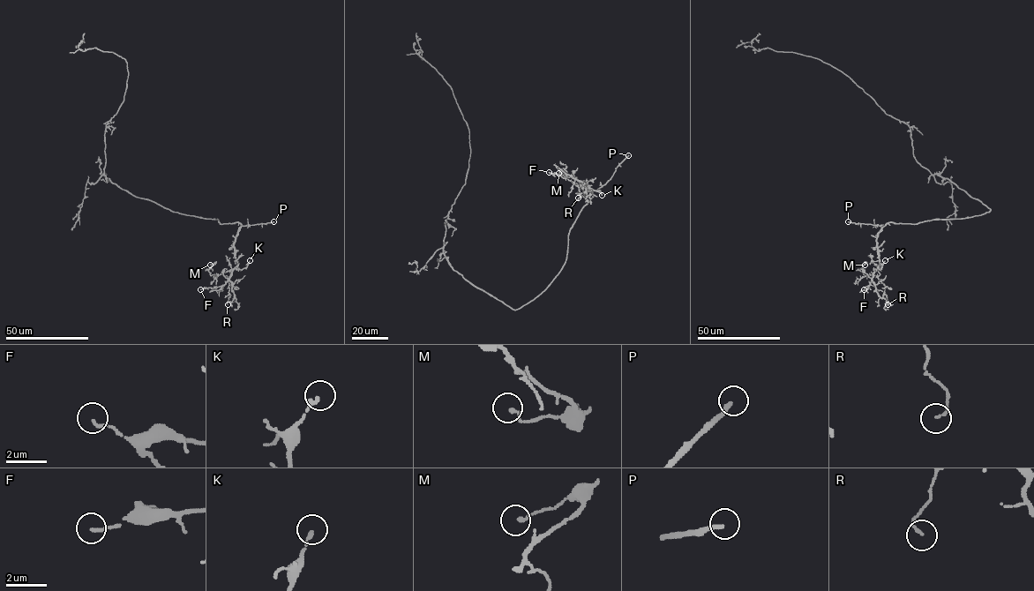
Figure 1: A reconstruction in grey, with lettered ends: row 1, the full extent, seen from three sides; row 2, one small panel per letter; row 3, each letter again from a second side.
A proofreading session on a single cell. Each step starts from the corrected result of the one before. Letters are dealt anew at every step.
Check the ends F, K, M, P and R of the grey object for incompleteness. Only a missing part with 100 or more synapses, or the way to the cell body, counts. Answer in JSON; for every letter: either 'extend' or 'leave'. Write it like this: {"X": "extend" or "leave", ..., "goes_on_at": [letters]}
{"F": "leave", "K": "leave", "M": "leave", "P": "extend", "R": "leave", "goes_on_at": ["P"]}

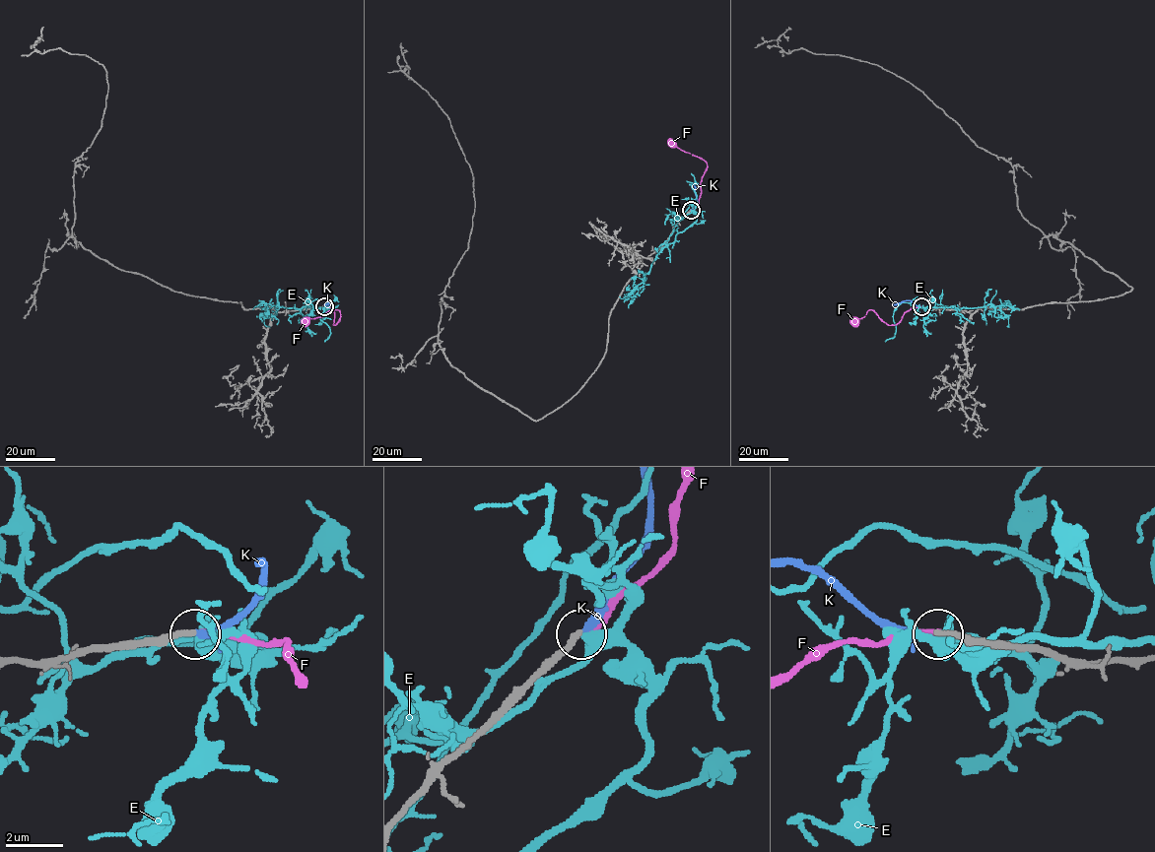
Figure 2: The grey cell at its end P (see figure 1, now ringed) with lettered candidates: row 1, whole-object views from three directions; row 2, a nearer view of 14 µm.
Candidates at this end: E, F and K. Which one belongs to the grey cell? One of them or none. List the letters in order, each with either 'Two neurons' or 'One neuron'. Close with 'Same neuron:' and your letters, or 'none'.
E: Two neurons
F: Two neurons
K: One neuron
Same neuron: K

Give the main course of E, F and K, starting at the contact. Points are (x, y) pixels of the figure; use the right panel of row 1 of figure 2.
E: (921, 306), (954, 306), (957, 309), (918, 297), (902, 302), (893, 312), (895, 334), (885, 341)
F: (921, 306), (912, 307), (895, 324), (883, 322), (872, 309), (855, 323)
K: (921, 306), (910, 300), (893, 304)

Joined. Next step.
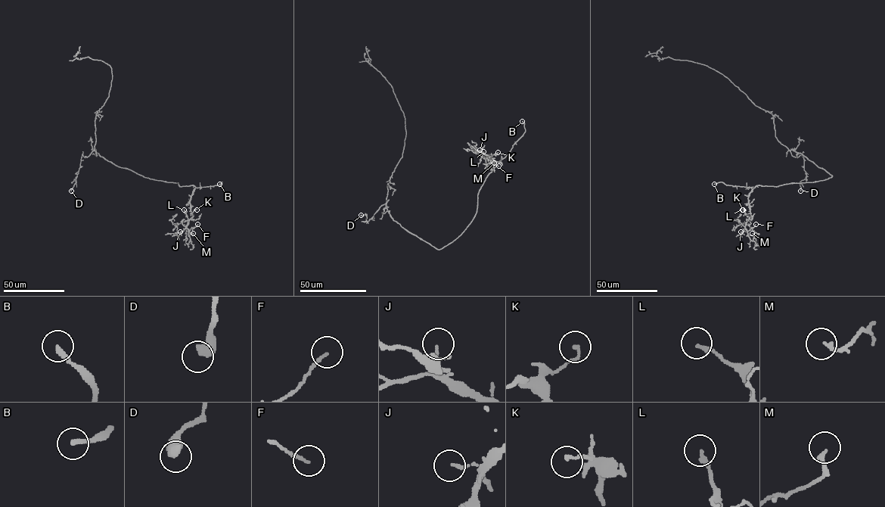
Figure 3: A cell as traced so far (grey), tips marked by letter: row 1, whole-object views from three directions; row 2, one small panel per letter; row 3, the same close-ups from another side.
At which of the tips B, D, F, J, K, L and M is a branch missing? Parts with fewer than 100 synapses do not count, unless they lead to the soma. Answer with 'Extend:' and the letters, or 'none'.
Extend: B

